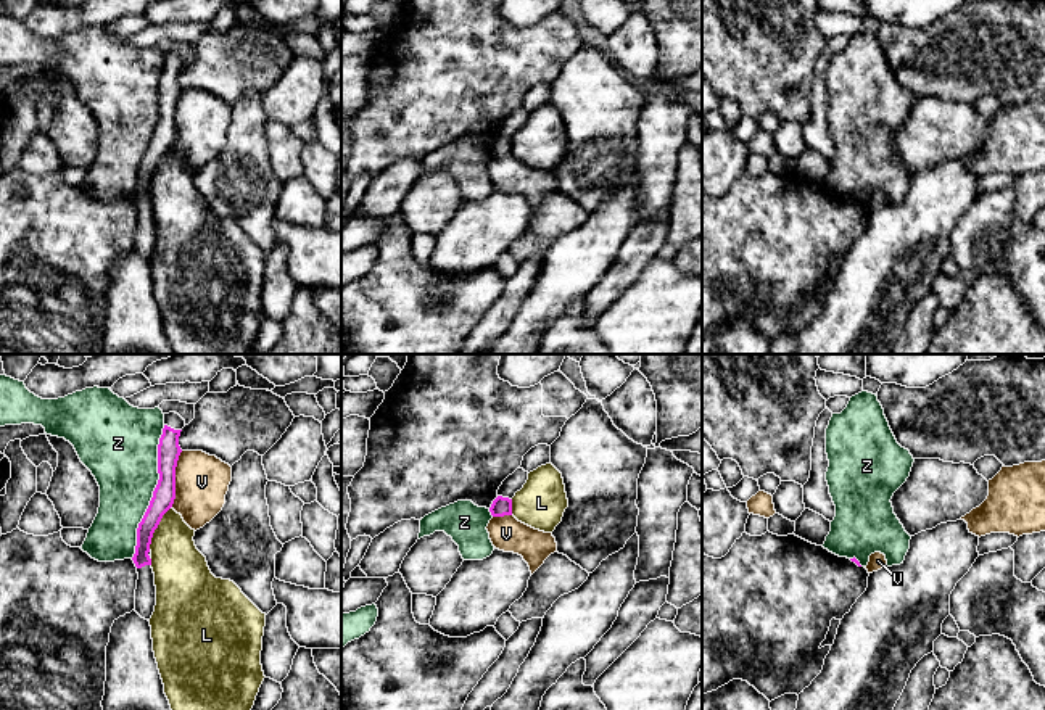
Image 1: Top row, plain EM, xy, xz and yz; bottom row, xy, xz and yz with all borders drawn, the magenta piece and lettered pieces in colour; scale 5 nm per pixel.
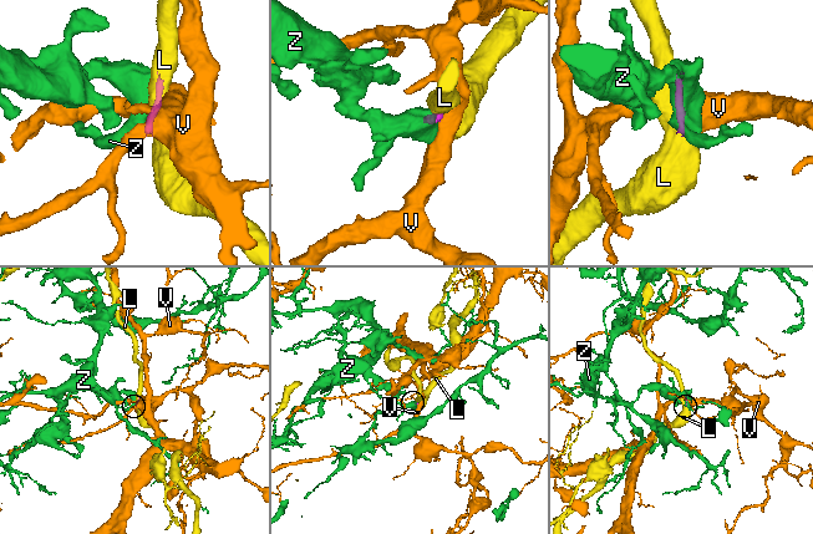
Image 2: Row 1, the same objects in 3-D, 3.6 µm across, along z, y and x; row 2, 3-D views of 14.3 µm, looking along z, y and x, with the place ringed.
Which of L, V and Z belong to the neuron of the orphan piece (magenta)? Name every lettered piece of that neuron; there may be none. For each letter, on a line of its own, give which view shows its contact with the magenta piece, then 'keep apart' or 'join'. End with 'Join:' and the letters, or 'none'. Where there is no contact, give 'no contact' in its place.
L: meets magenta in xy; keep apart
V: meets magenta in xy; keep apart
Z: meets magenta in xy; keep apart
Join: none

